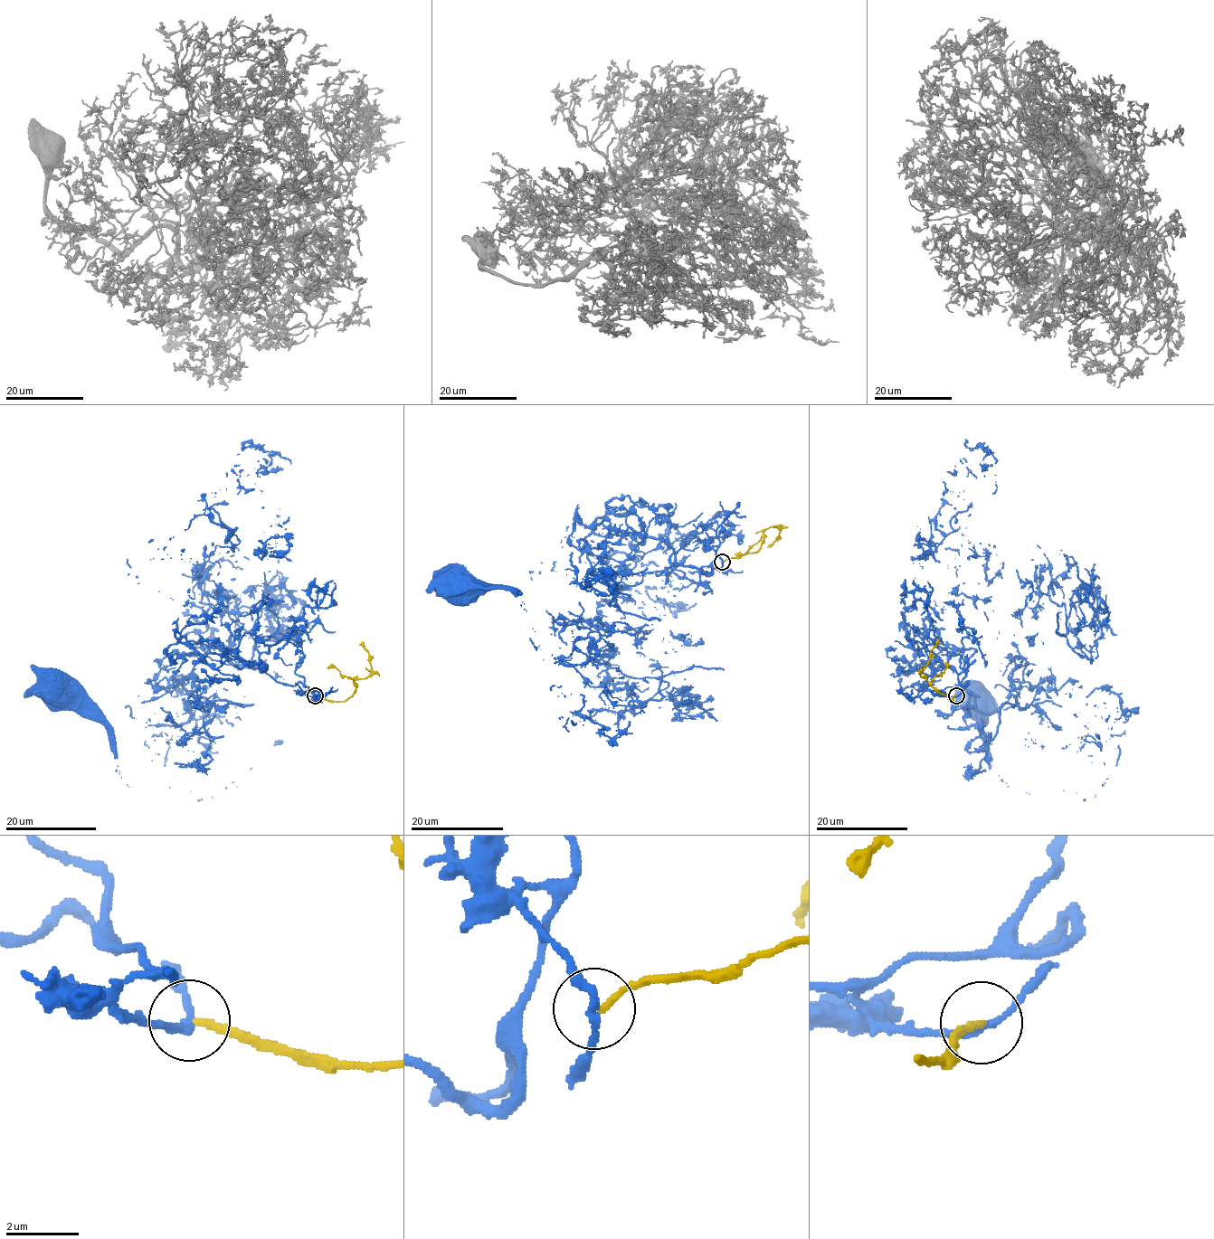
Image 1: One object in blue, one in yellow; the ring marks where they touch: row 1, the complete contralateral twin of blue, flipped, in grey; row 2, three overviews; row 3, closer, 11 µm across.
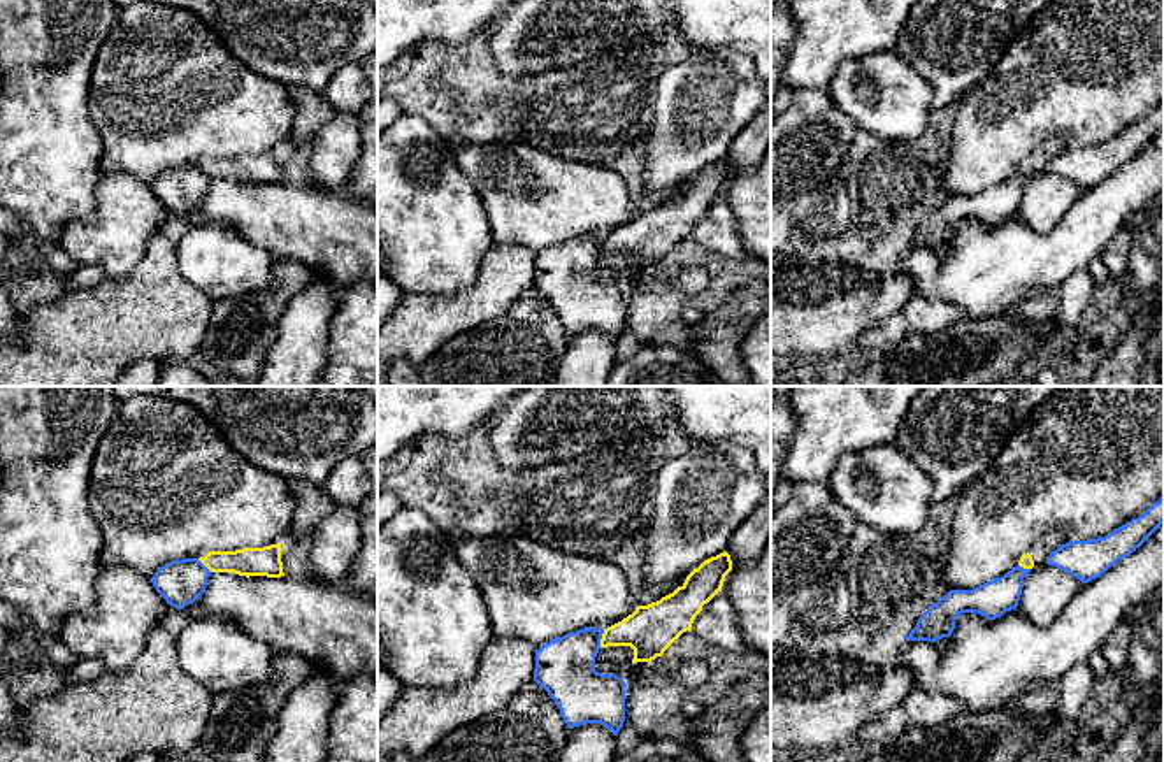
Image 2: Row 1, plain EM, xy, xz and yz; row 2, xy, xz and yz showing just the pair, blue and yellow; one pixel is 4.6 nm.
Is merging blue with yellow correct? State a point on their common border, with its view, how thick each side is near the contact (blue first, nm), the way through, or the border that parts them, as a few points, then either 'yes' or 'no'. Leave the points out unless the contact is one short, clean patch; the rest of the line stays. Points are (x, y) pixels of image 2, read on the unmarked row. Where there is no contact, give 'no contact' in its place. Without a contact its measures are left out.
contact xz (601, 244); calibres 280 and 220 nm; border xz (604, 237), (599, 253); no

